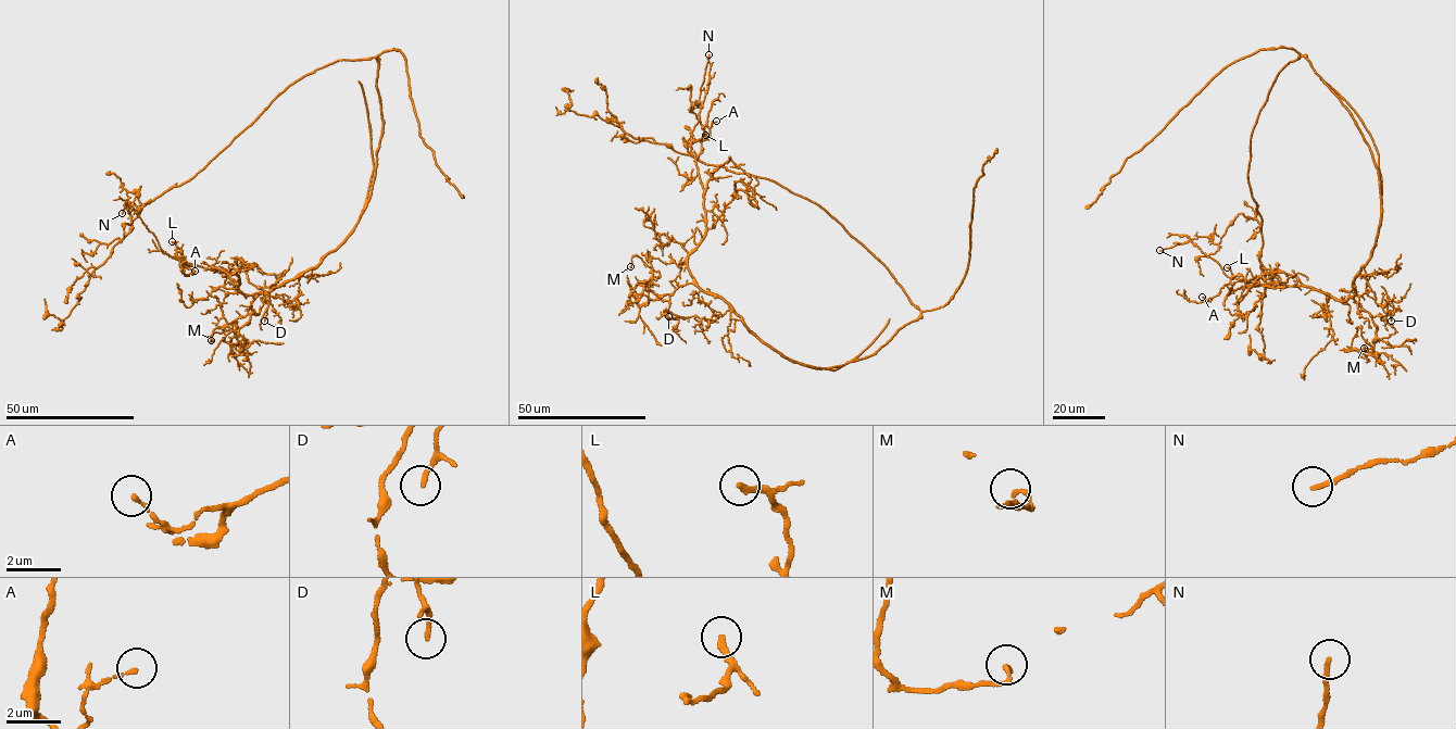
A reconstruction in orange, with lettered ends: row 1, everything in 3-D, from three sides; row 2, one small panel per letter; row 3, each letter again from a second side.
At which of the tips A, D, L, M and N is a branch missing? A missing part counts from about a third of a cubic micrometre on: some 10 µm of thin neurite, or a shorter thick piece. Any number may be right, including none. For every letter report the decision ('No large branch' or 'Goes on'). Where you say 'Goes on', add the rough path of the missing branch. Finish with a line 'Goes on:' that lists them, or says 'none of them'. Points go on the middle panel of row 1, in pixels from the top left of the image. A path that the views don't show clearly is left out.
A: No large branch
D: No large branch
L: No large branch
M: No large branch
N: No large branch
Goes on: none of them

